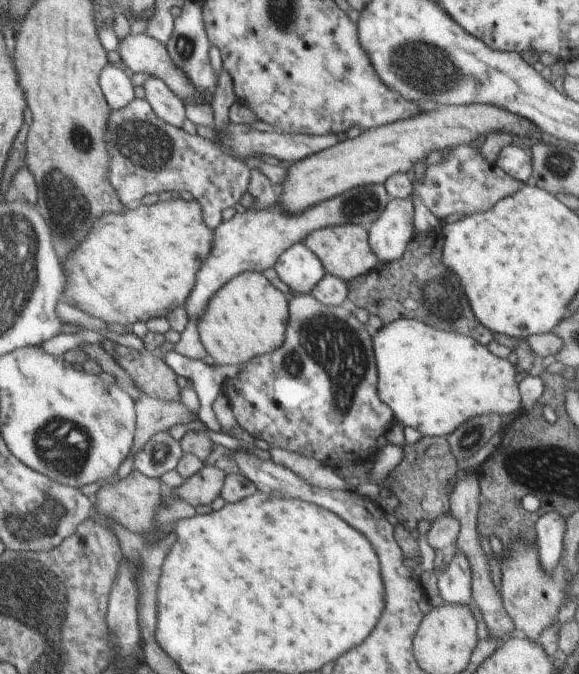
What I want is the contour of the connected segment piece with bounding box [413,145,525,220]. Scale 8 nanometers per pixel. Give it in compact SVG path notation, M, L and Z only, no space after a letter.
M455 146L445 151L442 162L426 166L424 178L414 182L414 194L424 206L438 218L444 220L450 214L471 215L490 210L502 198L516 194L525 185L506 174L495 162L488 162L478 148Z

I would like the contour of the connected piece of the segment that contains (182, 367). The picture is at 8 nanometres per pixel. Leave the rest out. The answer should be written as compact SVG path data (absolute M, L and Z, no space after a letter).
M160 349L156 354L177 374L185 376L189 384L194 386L196 395L200 401L200 409L197 413L200 419L208 428L215 432L221 431L221 424L218 422L212 404L224 390L223 384L235 377L239 372L239 363L209 365L202 360L186 358L178 352L171 350L163 354Z

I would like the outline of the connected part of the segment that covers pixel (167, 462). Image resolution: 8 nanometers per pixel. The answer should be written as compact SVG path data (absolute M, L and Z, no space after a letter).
M168 431L156 432L142 447L142 450L134 456L133 466L138 472L152 478L160 478L165 472L170 472L176 468L178 460L182 458L183 452L178 441L176 441Z

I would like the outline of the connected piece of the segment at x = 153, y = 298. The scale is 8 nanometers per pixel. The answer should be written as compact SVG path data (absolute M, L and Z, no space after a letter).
M182 198L157 201L125 208L124 212L108 212L96 219L86 232L84 242L64 260L65 292L62 298L69 299L76 308L108 324L117 322L133 325L138 320L166 317L174 308L184 306L190 296L196 274L212 254L214 229L204 224L202 206L194 200Z

